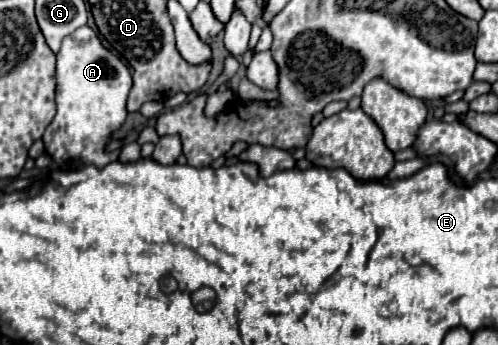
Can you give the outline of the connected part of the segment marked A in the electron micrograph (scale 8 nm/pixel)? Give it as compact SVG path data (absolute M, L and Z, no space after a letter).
M82 26L68 34L56 54L56 116L42 136L46 154L58 166L70 164L70 160L82 160L82 164L94 166L114 162L114 158L106 154L106 144L128 116L126 98L130 88L130 68L100 42L90 26Z

